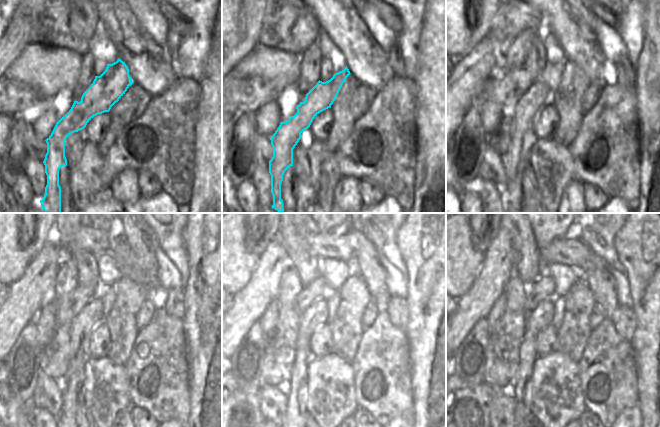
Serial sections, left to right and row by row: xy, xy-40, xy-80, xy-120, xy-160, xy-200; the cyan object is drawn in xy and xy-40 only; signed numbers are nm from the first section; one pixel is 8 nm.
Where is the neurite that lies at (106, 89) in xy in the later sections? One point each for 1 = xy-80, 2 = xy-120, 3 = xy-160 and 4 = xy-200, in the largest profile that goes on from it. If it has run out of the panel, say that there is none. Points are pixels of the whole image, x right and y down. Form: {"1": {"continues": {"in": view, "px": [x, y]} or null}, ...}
{"1": {"continues": {"in": "xy-80", "px": [510, 158]}}, "2": {"continues": {"in": "xy-120", "px": [61, 382]}}, "3": {"continues": {"in": "xy-160", "px": [285, 386]}}, "4": {"continues": {"in": "xy-200", "px": [509, 389]}}}

